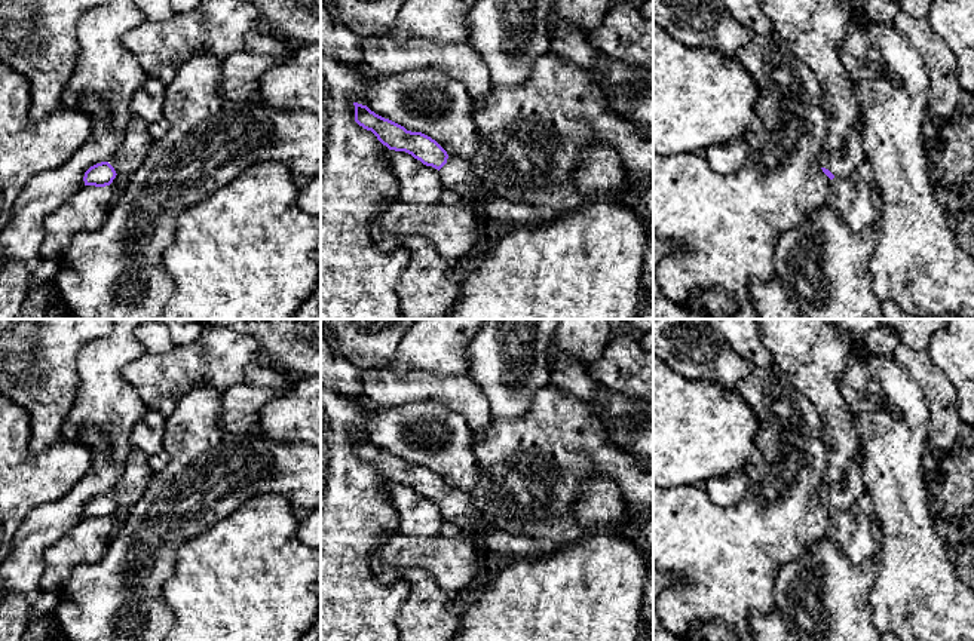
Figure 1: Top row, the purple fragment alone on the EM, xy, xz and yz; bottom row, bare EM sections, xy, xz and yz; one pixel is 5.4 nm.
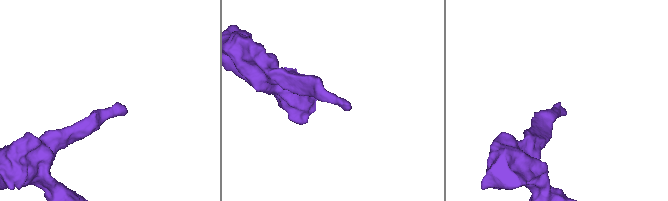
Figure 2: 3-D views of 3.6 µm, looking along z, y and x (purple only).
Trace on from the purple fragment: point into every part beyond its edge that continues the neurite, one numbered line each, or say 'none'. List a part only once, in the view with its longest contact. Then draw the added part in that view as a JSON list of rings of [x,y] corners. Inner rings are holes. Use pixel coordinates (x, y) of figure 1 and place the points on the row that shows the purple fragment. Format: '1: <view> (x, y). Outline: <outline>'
1: yz (841, 163). Outline: [[[863,117],[857,119],[854,123],[845,145],[839,151],[827,151],[824,147],[818,153],[818,163],[821,168],[828,169],[834,178],[846,178],[863,162],[861,151],[861,132],[863,132]]]

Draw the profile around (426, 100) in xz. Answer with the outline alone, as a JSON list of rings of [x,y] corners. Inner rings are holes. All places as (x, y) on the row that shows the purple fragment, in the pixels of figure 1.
[[[434,67],[373,74],[368,86],[371,111],[431,137],[448,156],[471,159],[477,151],[474,107],[466,86]]]

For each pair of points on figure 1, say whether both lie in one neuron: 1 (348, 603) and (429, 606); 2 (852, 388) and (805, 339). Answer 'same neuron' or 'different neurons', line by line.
1: different neurons
2: different neurons

